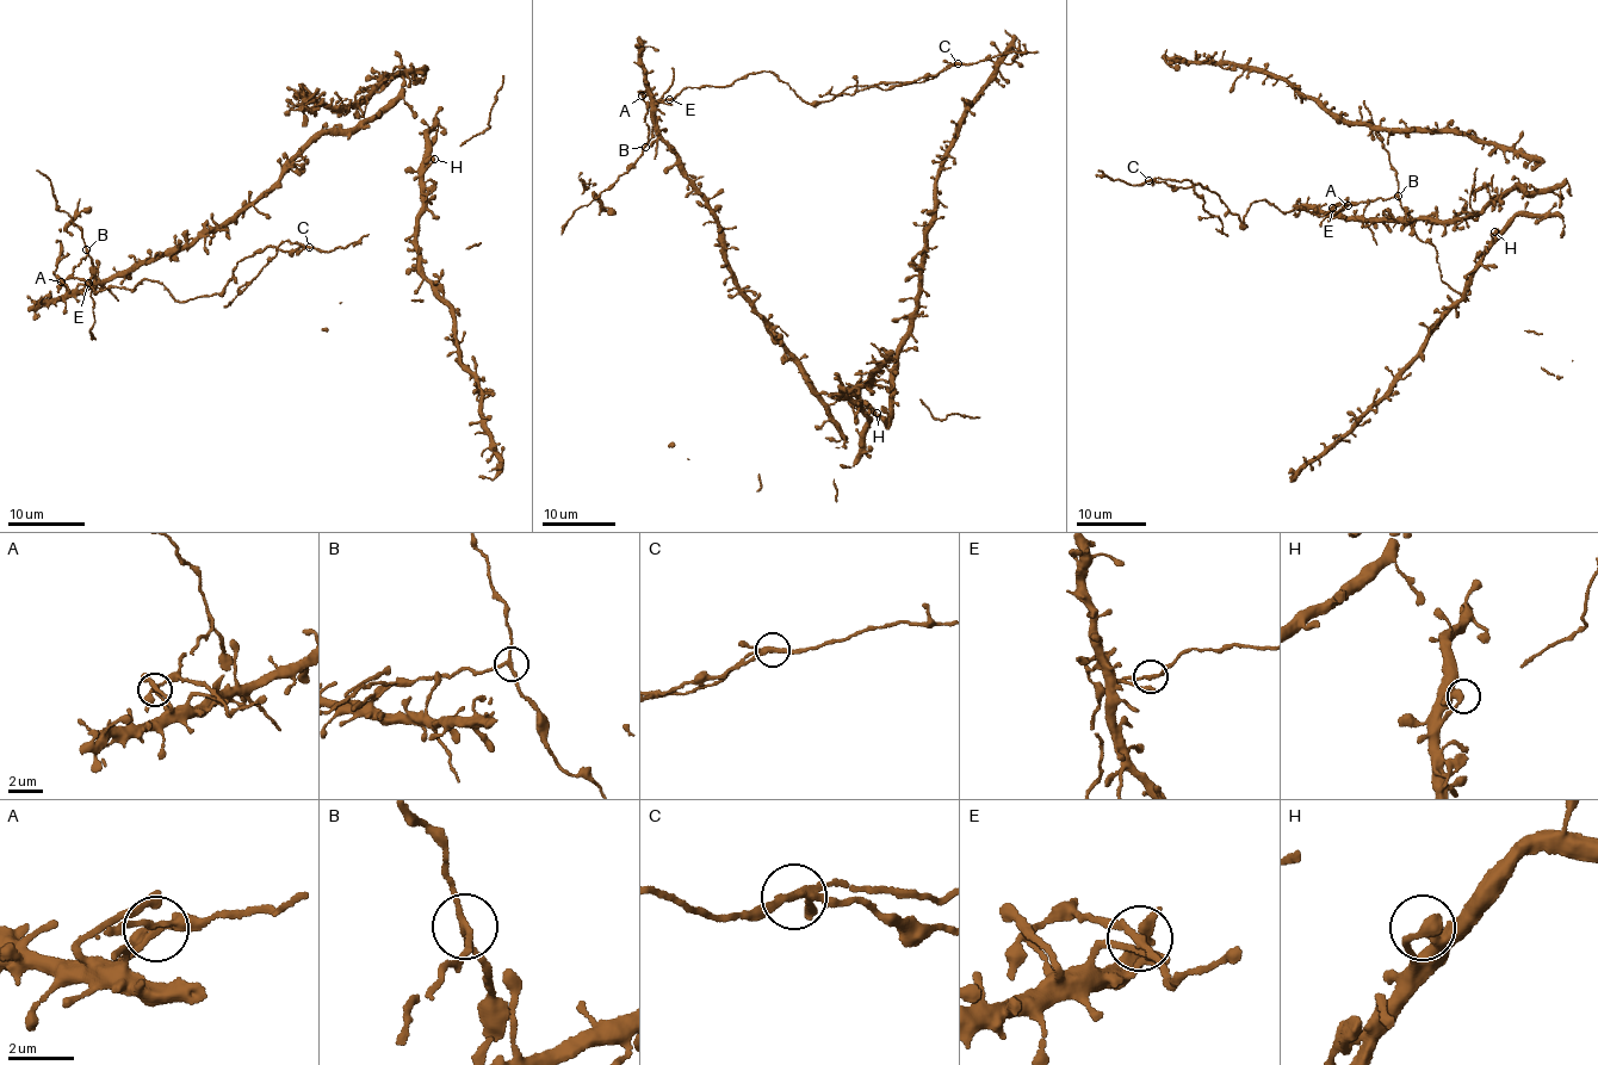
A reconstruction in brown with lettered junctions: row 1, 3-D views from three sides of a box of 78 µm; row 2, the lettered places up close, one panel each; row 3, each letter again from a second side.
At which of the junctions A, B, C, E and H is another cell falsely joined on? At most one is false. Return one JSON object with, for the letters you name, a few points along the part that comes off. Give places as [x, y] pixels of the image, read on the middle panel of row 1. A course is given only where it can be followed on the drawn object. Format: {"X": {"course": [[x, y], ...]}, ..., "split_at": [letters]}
{"C": {"course": [[958, 63], [949, 63], [936, 75], [917, 82], [817, 96]]}, "split_at": ["C"]}

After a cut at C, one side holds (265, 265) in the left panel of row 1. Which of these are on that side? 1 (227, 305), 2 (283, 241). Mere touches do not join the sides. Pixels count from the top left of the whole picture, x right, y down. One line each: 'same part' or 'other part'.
1: same part
2: same part

